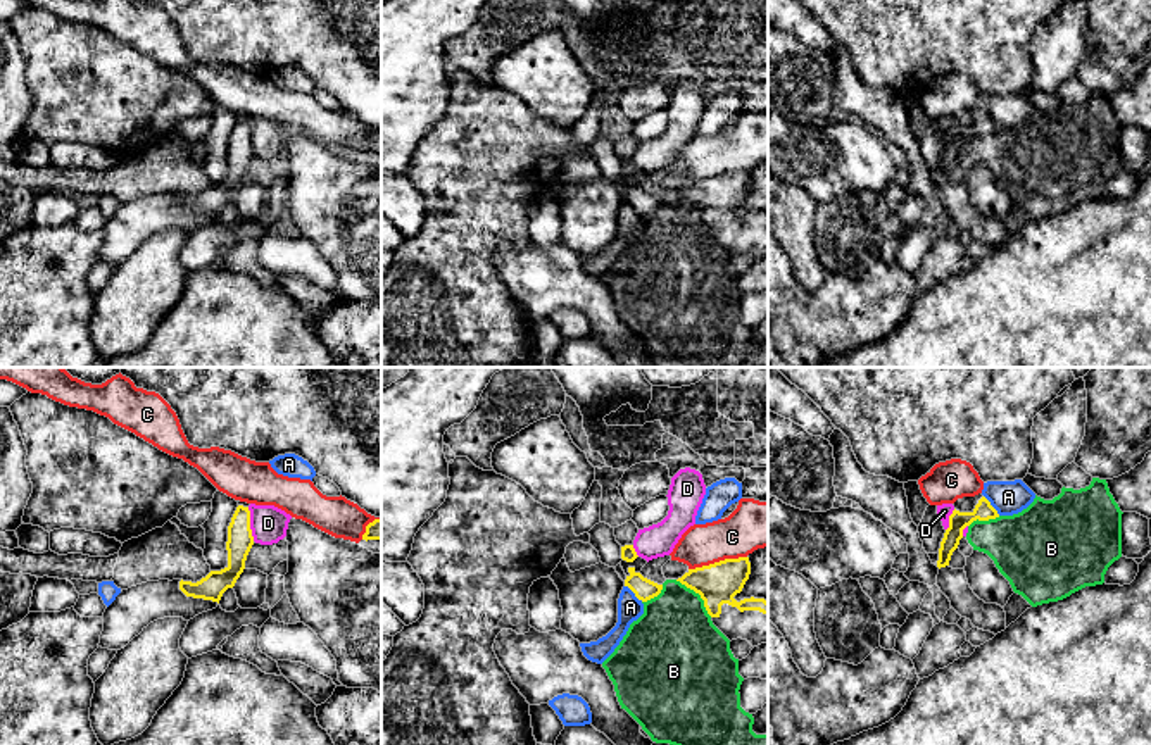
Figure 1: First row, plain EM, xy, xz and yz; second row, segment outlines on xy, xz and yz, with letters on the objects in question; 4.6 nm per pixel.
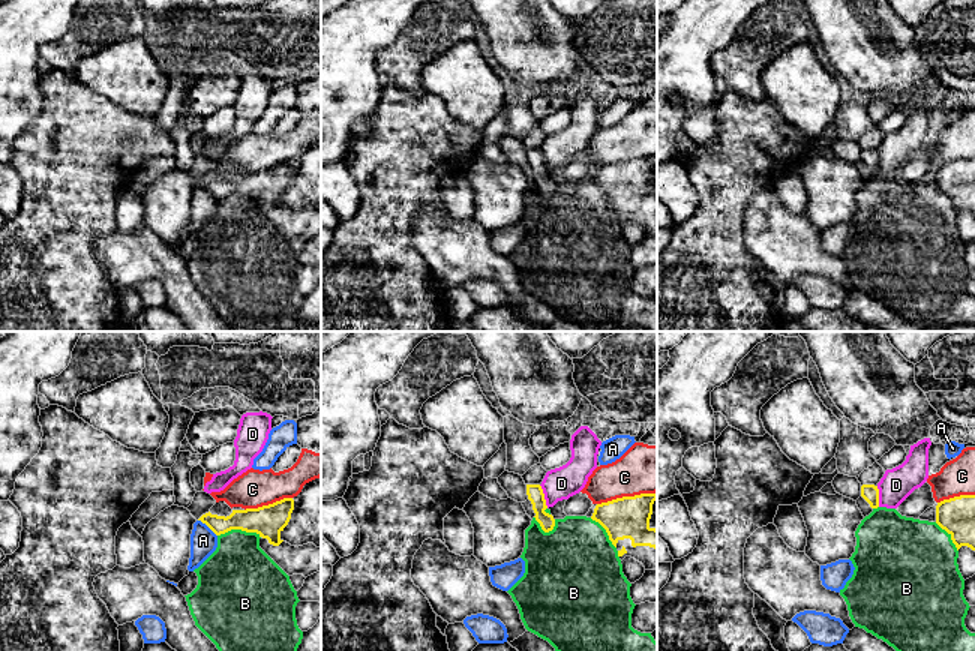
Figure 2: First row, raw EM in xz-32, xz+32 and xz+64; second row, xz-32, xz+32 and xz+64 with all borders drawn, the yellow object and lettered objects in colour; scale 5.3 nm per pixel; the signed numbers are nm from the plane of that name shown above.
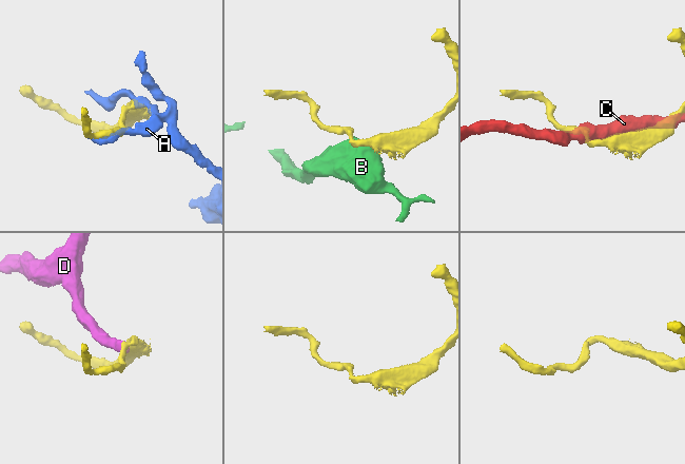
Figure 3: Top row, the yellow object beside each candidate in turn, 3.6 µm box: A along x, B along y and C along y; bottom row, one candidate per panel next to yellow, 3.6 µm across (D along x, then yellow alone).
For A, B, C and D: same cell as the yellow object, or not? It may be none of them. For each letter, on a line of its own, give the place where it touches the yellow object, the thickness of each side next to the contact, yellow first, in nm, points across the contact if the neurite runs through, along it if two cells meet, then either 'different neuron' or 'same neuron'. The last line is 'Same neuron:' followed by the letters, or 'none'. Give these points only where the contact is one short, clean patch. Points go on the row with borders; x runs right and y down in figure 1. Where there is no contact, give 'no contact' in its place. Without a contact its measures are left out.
A: contact xz (634, 592); calibres 100 and 110 nm; border xz (625, 585), (642, 601); different neuron
B: contact xz (698, 592); calibres 190 and 380 nm; border xz (675, 580), (692, 588), (711, 616); different neuron
C: contact xz (717, 563); calibres 190 and 220 nm; different neuron
D: contact xy (249, 525); calibres 120 and 170 nm; border xy (247, 507), (254, 540); different neuron
Same neuron: none

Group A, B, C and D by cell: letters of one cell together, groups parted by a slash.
A / B D / C

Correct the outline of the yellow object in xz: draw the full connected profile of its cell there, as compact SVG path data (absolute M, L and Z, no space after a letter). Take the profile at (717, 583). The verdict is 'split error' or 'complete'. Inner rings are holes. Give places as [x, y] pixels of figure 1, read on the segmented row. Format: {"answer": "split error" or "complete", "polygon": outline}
{"answer": "split error", "polygon": "M739 557L689 569L676 581L701 595L713 624L730 642L742 638L758 647L768 642L768 602L754 597L740 602L733 598L749 574L749 557Z"}

